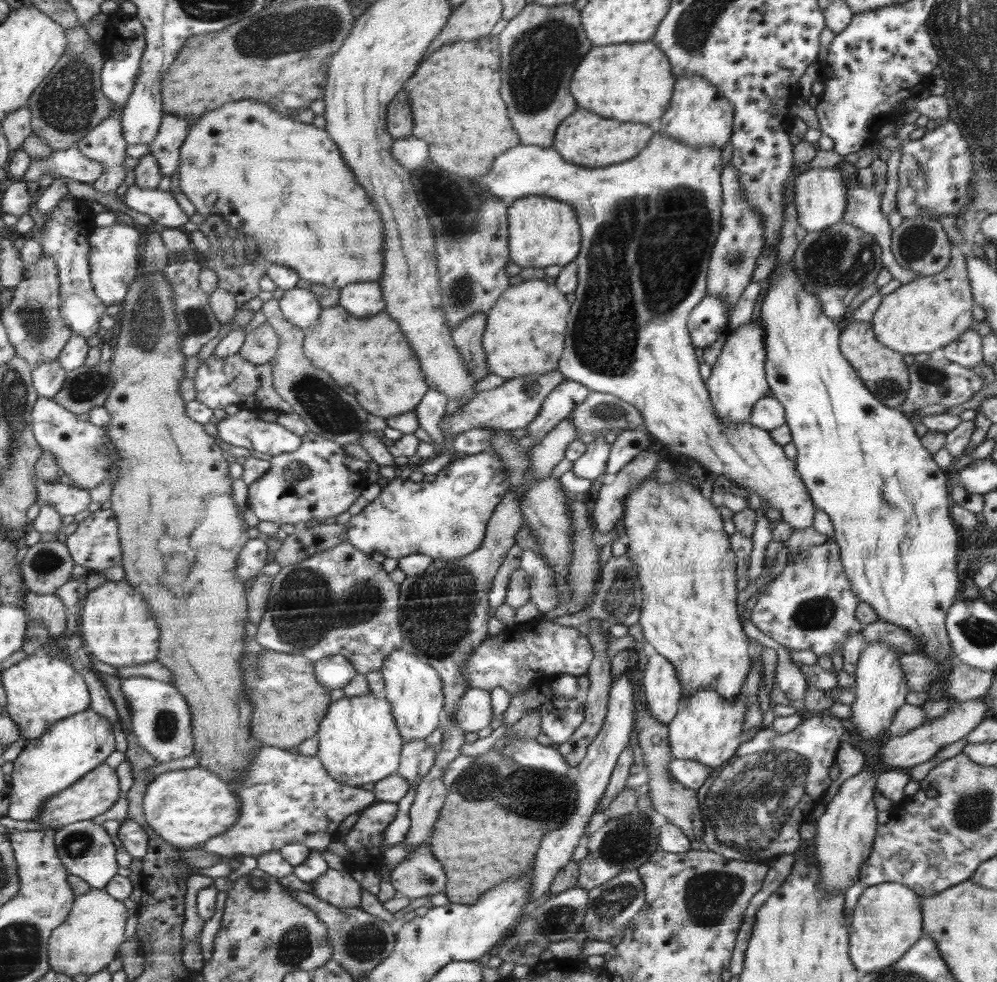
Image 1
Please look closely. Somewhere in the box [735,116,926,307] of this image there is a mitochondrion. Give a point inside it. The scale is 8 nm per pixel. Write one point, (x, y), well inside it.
(834, 259)

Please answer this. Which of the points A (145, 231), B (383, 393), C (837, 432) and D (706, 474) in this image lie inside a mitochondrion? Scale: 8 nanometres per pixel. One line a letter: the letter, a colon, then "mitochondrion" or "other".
A: other
B: other
C: other
D: other

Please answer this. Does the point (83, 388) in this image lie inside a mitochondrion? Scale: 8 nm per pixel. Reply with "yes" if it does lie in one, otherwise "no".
yes

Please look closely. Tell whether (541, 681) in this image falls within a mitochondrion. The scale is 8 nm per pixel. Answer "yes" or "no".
no

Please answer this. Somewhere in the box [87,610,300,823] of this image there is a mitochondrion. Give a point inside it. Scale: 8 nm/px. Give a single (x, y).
(166, 728)

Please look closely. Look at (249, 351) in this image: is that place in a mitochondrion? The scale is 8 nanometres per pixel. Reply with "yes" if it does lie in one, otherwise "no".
no

